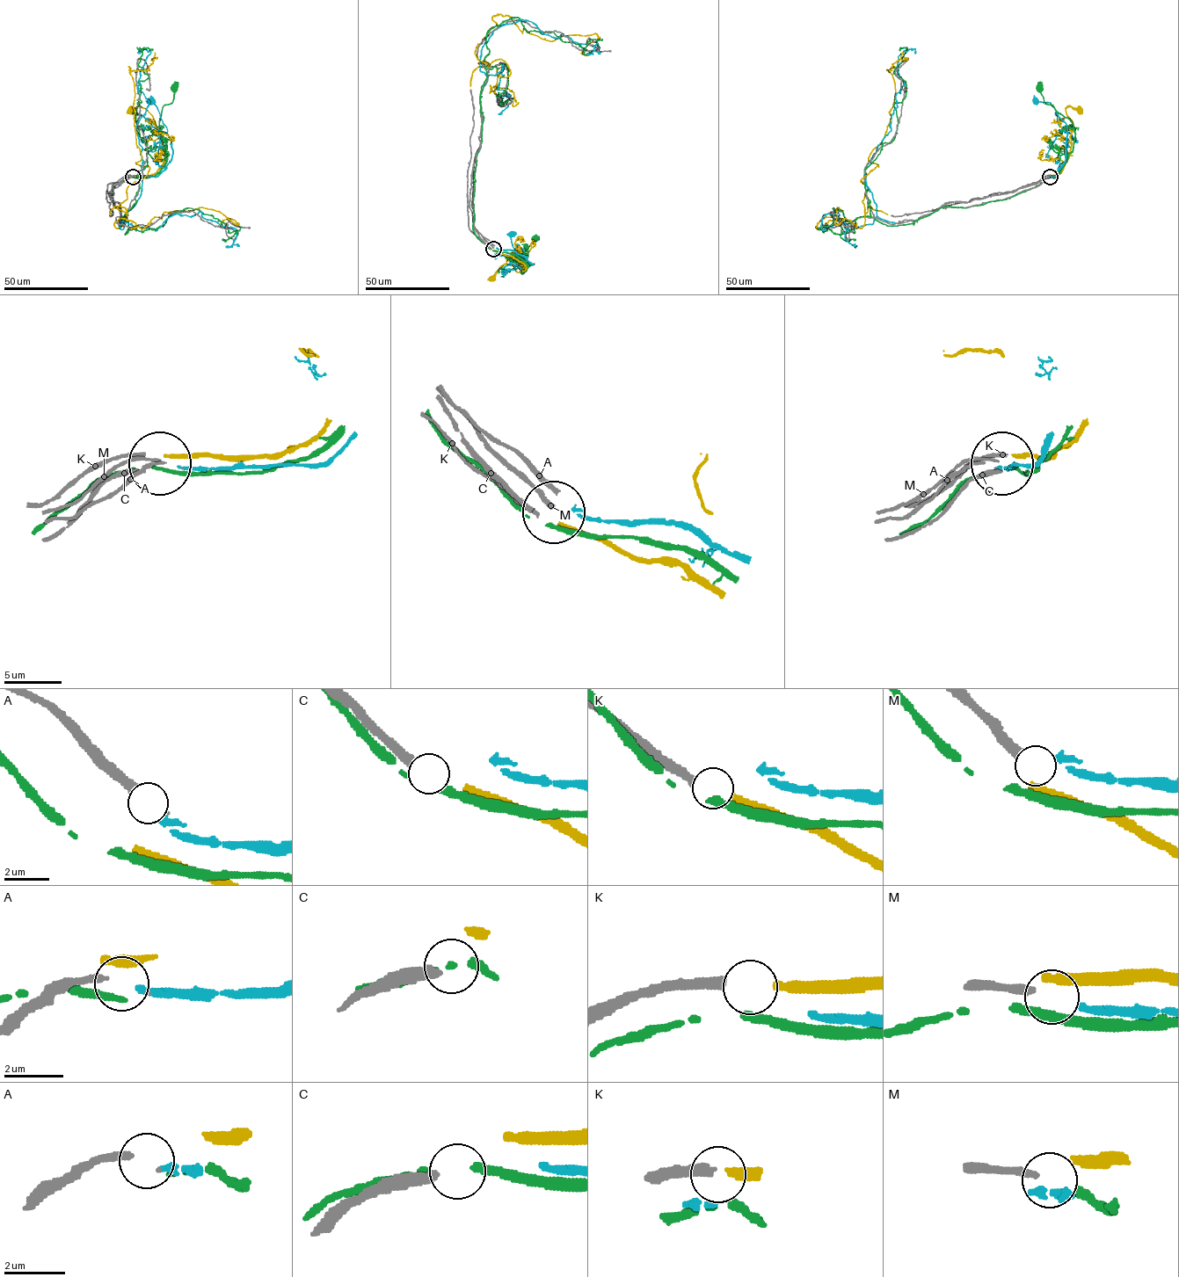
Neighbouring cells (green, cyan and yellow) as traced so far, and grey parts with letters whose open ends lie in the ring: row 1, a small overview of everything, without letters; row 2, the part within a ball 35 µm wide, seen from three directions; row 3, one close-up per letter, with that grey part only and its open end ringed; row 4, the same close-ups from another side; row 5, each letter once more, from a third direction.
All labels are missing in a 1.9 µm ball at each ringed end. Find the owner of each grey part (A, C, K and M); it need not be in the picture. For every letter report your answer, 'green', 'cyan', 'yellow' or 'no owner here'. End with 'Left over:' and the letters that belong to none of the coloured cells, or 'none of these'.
A: cyan
C: no owner here
K: yellow
M: no owner here
Left over: C, M

